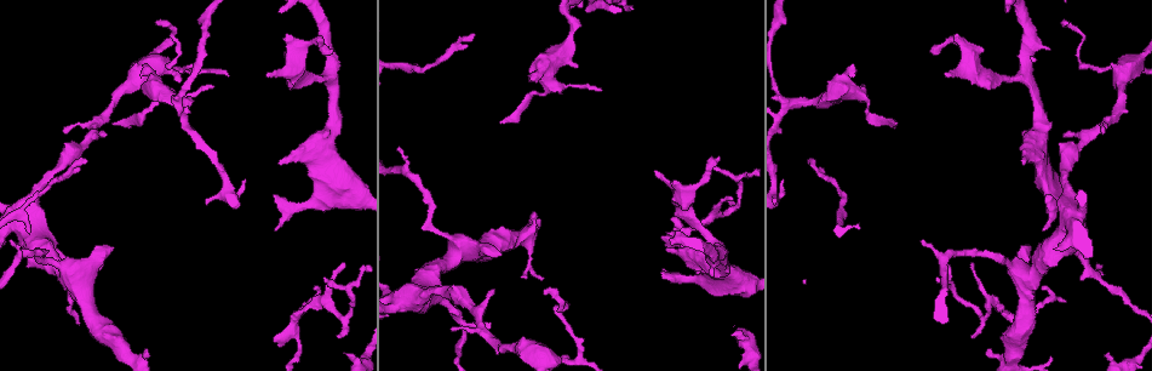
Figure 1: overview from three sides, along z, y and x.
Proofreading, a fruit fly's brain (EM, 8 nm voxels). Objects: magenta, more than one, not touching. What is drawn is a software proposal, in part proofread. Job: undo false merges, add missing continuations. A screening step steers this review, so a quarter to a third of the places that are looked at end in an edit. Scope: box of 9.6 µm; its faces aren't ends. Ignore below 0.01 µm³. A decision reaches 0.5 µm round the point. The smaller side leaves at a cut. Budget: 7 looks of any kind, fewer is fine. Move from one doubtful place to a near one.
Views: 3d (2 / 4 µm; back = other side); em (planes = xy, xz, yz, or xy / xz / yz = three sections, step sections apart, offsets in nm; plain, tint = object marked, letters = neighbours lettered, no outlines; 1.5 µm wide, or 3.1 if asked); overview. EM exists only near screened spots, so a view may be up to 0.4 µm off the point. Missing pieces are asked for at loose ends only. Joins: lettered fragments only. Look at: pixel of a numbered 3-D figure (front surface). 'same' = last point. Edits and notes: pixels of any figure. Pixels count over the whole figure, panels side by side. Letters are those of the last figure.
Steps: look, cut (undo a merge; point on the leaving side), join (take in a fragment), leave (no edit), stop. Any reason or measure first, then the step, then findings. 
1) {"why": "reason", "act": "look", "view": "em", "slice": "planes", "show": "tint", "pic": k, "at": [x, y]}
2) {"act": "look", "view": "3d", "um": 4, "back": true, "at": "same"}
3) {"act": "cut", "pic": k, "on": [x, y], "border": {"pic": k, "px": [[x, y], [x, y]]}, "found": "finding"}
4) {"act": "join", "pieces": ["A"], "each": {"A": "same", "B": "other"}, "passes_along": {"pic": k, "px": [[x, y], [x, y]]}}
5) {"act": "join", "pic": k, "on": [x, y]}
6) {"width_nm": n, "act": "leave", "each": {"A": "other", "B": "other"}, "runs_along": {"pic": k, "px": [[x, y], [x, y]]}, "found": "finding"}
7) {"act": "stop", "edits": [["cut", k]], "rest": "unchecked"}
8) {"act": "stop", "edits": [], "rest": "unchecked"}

{"act": "look", "view": "3d", "um": 4, "pic": 1, "at": [1004, 262]}

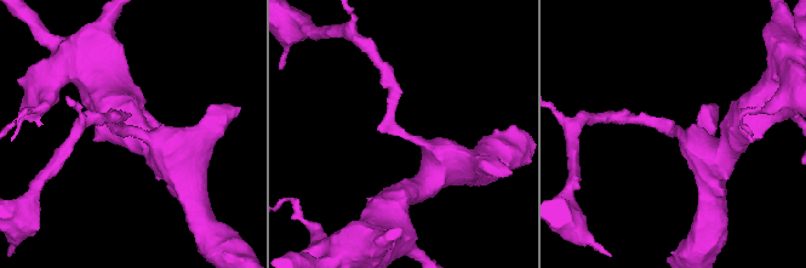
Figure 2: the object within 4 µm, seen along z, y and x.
{"arm_widths_nm": [190, 480], "why": "shape alone is not enough", "act": "look", "view": "em", "slice": "yz", "step": 4, "show": "tint", "pic": 2, "at": [128, 127]}

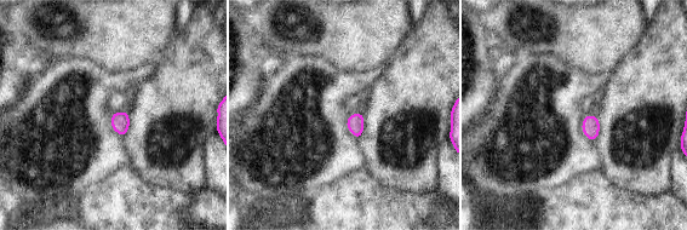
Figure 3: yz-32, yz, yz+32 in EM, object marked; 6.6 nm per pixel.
{"act": "look", "view": "em", "slice": "yz", "step": 4, "show": "letters", "at": "same"}

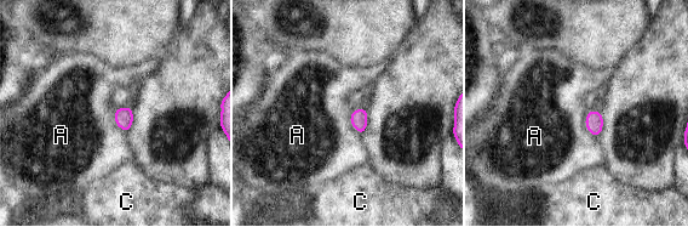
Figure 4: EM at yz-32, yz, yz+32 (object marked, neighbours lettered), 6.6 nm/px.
{"longest_contact_nm": ["A", 190], "act": "leave", "each": {"A": "other", "C": "other"}, "border": {"pic": 4, "px": [[588, 112], [585, 126], [596, 137]]}, "found": "continuous, no second neuron"}

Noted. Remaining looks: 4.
{"why": "free end", "act": "look", "view": "em", "slice": "xy", "step": 8, "show": "tint", "pic": 1, "at": [533, 216]}

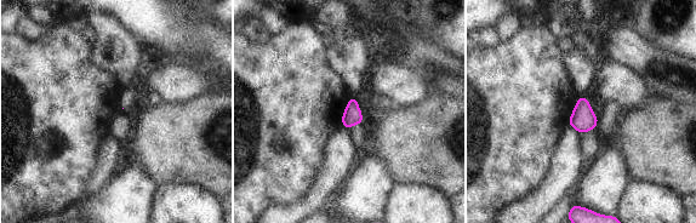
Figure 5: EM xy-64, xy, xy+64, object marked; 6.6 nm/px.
{"act": "look", "view": "em", "slice": "planes", "show": "letters", "at": "same"}

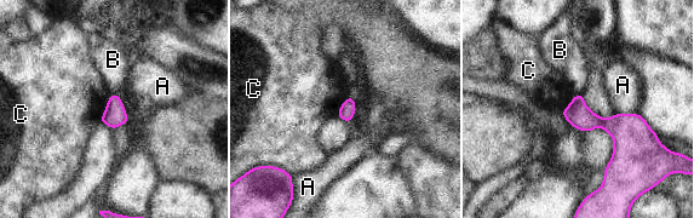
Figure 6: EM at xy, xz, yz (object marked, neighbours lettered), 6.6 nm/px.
{"act": "leave", "each": {"A": "other", "B": "other", "C": "other"}, "border": {"pic": 6, "px": [[112, 95], [99, 121]]}, "found": "no lettered fragment goes on from it"}

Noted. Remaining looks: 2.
{"why": "an open end", "act": "look", "view": "em", "slice": "xy", "step": 4, "show": "tint", "pic": 1, "at": [1066, 301]}

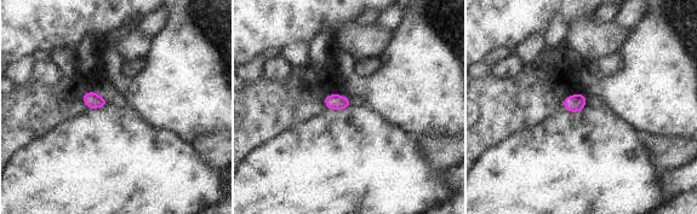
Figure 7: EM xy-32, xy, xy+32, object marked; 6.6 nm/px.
{"why": "what lies round it", "act": "look", "view": "em", "slice": "xy", "step": 4, "show": "letters", "at": "same"}

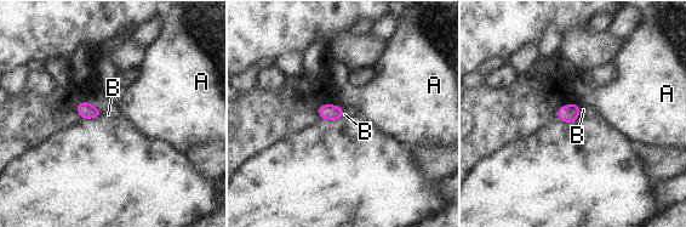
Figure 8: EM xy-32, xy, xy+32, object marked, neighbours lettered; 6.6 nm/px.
{"act": "leave", "each": {"A": "other", "B": "other"}, "border": {"pic": 8, "px": [[578, 107], [579, 115]]}, "found": "none of them fits"}

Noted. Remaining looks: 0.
{"act": "stop", "edits": [], "rest": "unchecked"}

